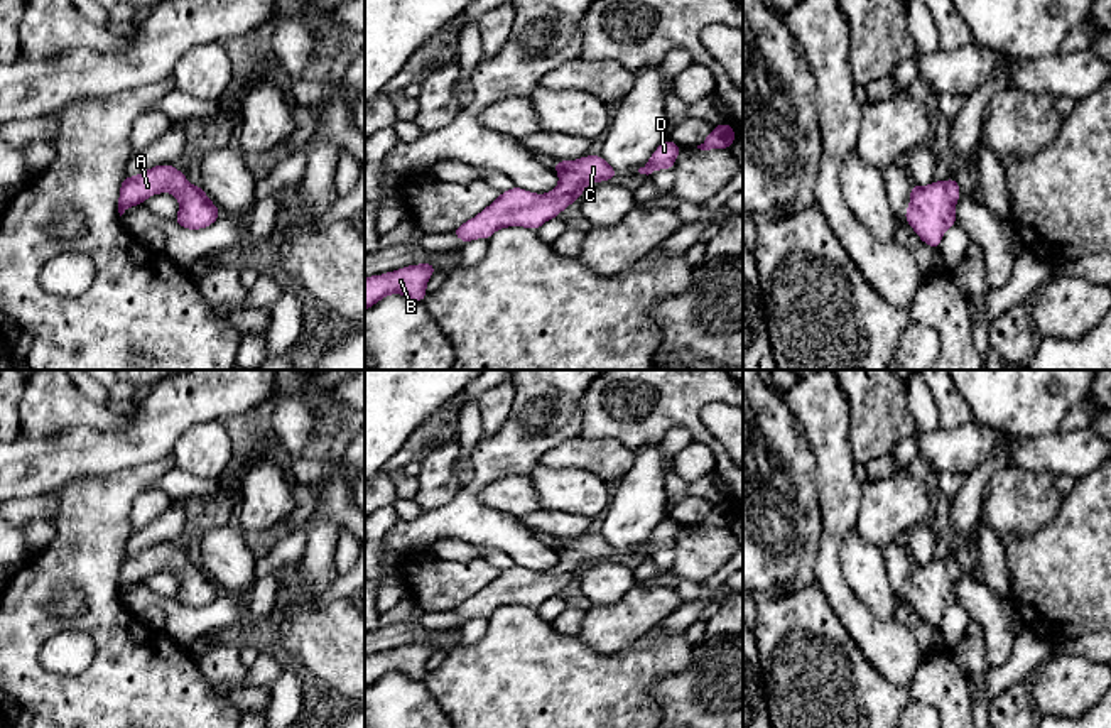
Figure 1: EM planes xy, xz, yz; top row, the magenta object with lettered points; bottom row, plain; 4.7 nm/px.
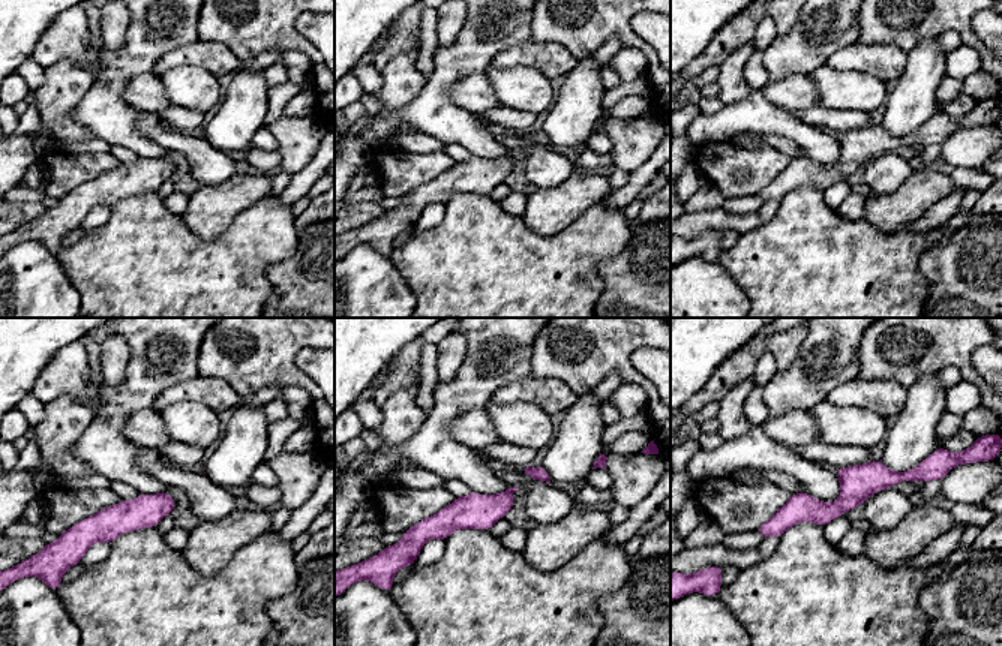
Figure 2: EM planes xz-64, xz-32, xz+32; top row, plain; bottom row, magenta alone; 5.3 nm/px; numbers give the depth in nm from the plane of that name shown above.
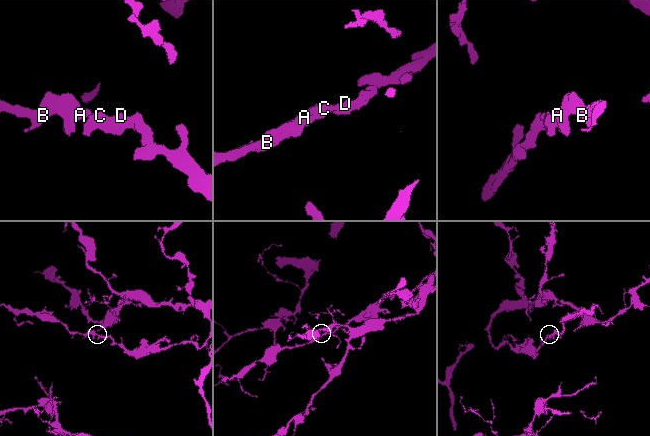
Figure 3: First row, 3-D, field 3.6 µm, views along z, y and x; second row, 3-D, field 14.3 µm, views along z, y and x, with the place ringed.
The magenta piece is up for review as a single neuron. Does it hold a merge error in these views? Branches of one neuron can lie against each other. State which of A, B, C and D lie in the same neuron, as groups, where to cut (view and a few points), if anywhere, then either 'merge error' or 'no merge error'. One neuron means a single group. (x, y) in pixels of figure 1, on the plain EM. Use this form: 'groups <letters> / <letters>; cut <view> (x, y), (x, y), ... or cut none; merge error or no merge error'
groups A B C D; cut none; no merge error

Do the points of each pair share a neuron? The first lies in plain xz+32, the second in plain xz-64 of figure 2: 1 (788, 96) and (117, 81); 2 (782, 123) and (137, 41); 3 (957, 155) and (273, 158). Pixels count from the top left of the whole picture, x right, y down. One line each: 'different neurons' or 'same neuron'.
1: different neurons
2: same neuron
3: different neurons

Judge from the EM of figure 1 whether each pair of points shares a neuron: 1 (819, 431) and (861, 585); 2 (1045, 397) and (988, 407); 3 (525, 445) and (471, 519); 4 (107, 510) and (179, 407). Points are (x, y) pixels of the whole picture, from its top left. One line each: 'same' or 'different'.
1: different
2: same
3: same
4: different

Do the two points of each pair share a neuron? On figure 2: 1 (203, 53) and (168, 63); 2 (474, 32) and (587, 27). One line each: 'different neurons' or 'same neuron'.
1: same neuron
2: different neurons

